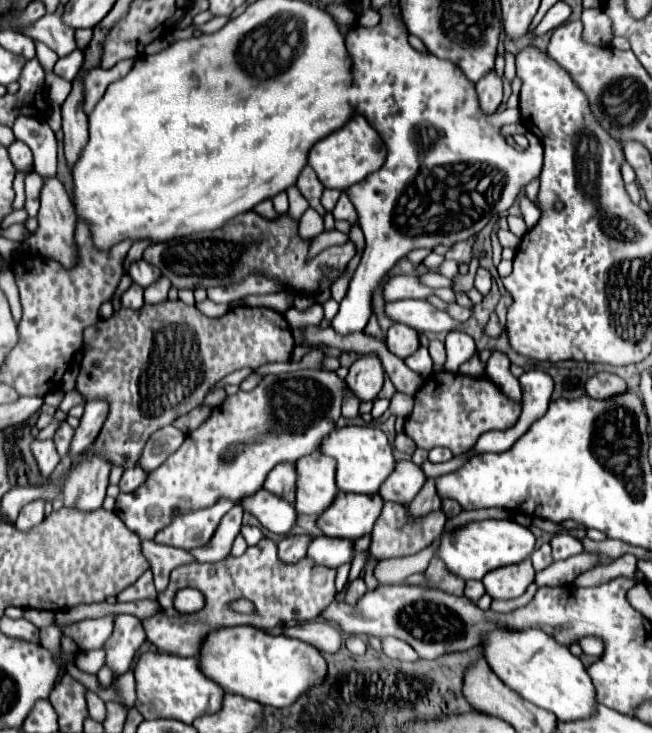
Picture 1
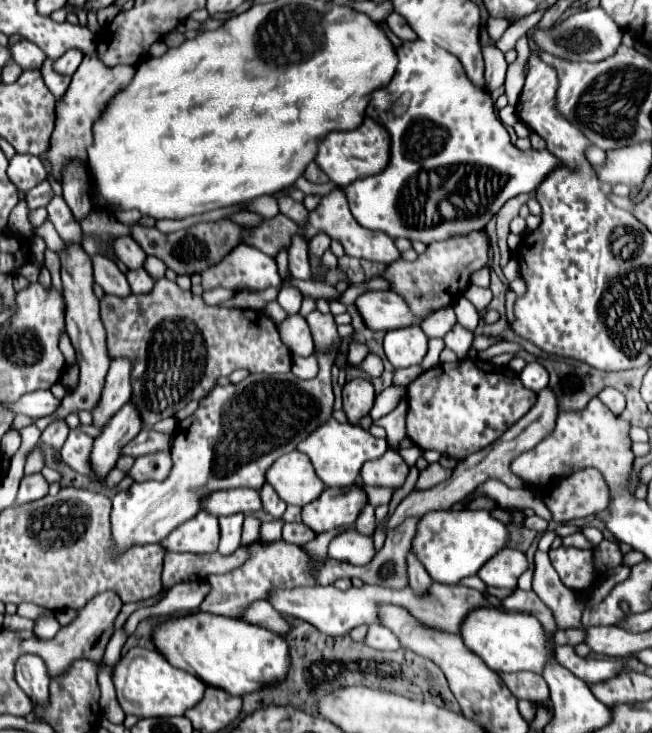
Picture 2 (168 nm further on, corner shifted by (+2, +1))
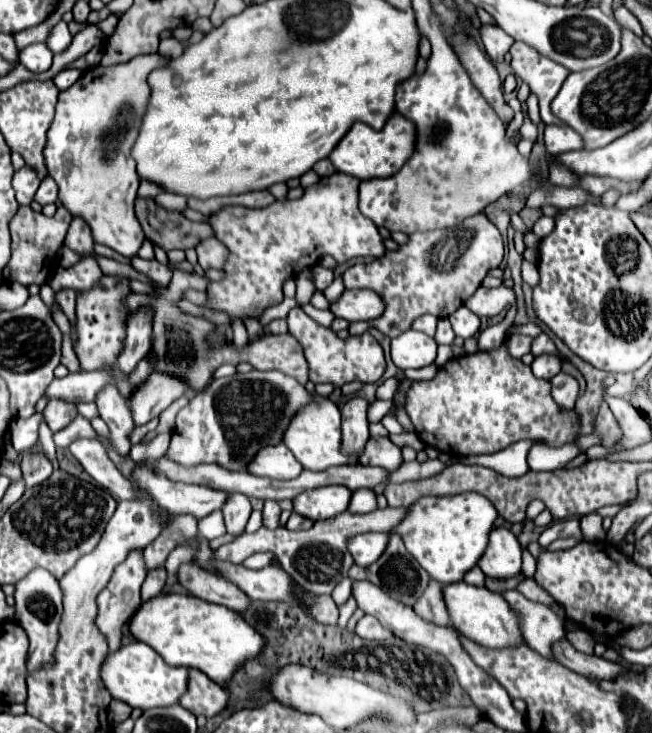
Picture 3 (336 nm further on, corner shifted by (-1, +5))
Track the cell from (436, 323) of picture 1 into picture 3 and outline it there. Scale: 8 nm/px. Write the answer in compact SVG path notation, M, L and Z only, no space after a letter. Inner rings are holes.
M353 289L343 291L341 299L331 305L331 311L347 321L373 321L383 315L385 301L371 289Z

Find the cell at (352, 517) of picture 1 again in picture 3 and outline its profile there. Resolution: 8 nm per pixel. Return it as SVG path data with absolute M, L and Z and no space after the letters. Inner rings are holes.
M341 485L317 487L305 491L303 495L297 495L293 499L293 509L311 521L327 521L347 511L351 495L353 493Z

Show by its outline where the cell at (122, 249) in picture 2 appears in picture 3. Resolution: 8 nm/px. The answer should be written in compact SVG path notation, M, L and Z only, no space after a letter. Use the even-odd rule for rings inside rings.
M152 53L137 55L131 61L113 67L97 65L83 71L83 75L77 79L75 85L59 93L57 113L49 127L47 147L43 151L47 173L57 181L59 199L63 201L63 205L71 211L71 215L83 215L83 219L91 223L93 239L97 243L103 243L125 257L135 257L145 241L143 229L139 227L139 221L135 219L133 213L139 177L135 175L135 163L127 159L127 155L139 131L139 119L143 117L143 107L147 105L147 95L149 95L147 75L155 67L161 67L163 63L167 61L157 53Z

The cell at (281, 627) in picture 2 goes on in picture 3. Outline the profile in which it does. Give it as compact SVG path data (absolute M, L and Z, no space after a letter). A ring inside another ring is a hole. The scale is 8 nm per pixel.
M181 565L179 585L183 585L195 597L207 603L217 603L233 611L247 611L251 607L249 597L235 583L227 579L219 579L215 575L207 575L207 571L199 571L199 567Z

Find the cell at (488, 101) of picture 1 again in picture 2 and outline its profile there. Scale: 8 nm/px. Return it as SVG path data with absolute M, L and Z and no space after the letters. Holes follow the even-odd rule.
M486 45L482 47L484 53L484 63L486 63L486 83L488 83L488 91L494 91L496 87L504 85L504 77L506 77L506 59L504 53L496 47L496 45Z

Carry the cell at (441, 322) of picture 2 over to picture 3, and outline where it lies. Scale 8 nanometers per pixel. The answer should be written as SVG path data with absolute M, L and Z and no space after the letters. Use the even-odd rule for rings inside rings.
M423 315L423 317L415 319L413 329L419 329L419 331L423 331L423 333L427 333L427 335L433 337L435 329L437 329L437 317L435 315Z

